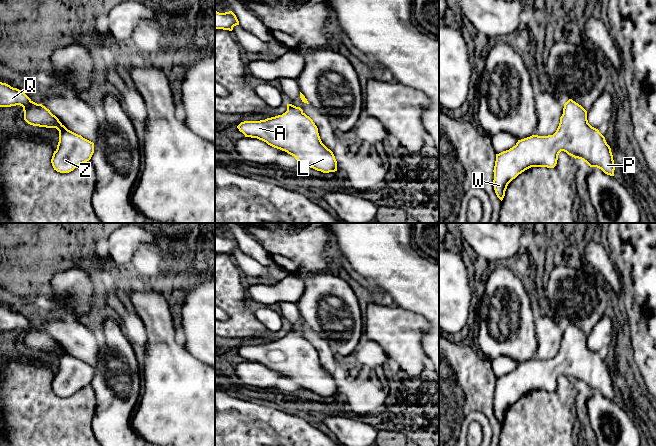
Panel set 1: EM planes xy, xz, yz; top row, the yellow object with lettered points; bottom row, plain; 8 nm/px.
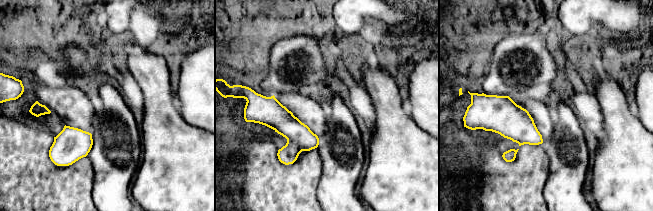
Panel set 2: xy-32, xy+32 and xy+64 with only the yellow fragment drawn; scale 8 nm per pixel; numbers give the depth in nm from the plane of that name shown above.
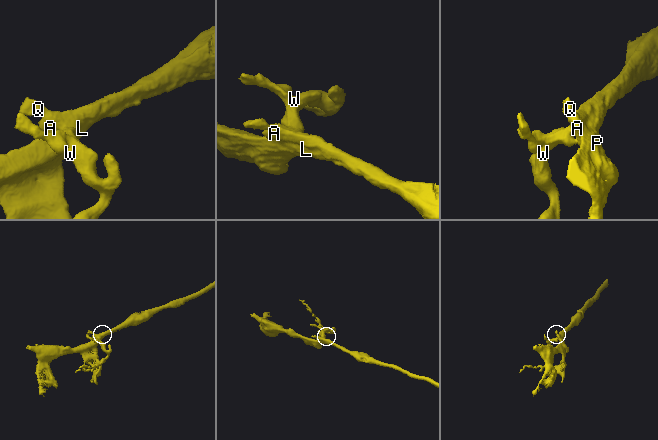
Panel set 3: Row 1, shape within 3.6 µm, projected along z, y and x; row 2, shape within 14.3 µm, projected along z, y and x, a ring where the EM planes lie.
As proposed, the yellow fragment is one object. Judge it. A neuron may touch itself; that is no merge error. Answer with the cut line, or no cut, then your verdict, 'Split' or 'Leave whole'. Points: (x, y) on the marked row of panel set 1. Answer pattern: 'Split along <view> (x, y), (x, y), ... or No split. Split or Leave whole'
No split. Leave whole

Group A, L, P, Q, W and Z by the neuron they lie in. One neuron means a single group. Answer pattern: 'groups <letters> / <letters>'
groups A L P Q W Z

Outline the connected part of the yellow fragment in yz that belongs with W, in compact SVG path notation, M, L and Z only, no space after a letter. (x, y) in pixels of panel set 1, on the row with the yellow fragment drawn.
M569 99L563 108L560 123L553 135L530 137L518 140L509 150L496 154L493 186L497 197L502 201L508 184L519 174L531 167L554 168L561 151L575 159L581 159L590 167L597 167L605 174L614 176L614 160L610 146L598 129L592 127L587 120L587 111L578 103Z

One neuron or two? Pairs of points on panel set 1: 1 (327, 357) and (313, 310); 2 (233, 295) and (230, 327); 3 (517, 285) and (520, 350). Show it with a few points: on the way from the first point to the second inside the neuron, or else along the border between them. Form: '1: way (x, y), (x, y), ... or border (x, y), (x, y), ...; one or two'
1: border (309, 327), (321, 337), (327, 339), (335, 349); two
2: way (233, 303), (233, 319); one
3: way (524, 301), (522, 334); one

